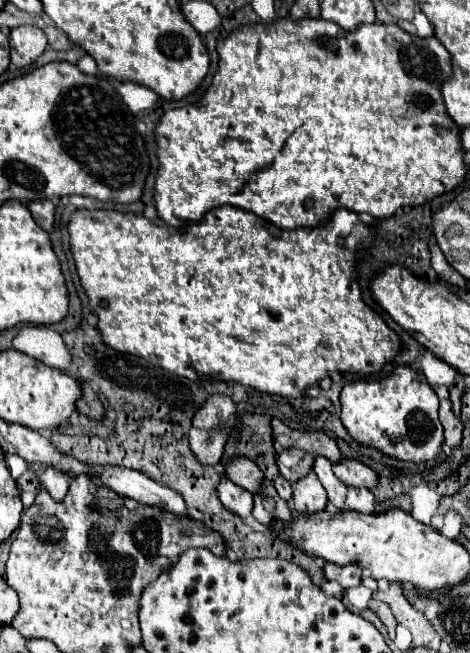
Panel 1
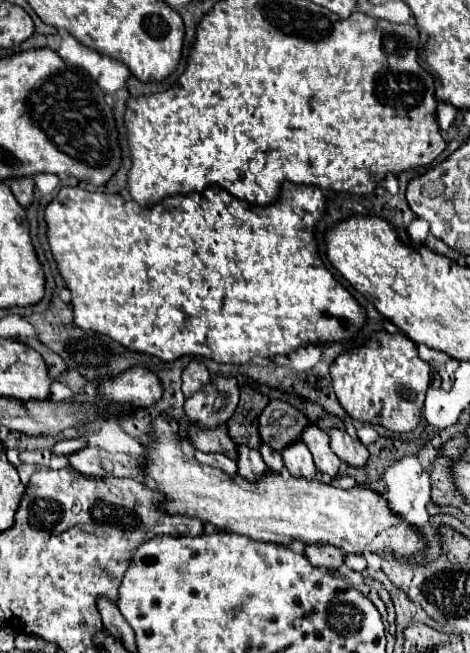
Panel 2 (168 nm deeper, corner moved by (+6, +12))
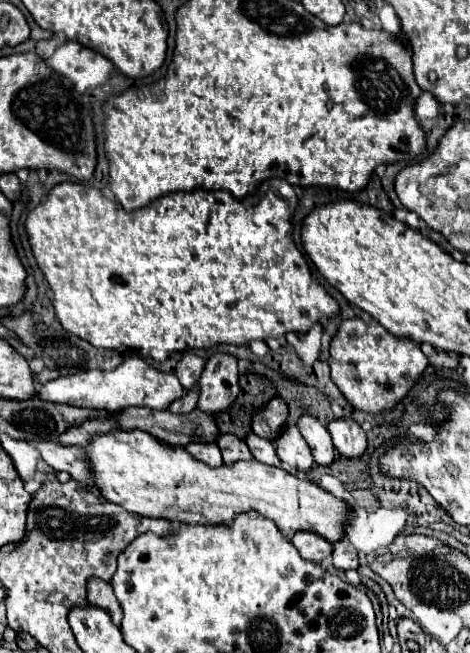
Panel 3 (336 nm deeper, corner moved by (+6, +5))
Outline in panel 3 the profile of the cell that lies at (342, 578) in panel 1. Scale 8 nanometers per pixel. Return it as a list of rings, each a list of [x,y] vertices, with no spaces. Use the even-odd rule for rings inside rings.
[[[300,531],[300,533],[294,533],[290,541],[300,551],[302,559],[310,559],[310,563],[320,563],[324,557],[332,555],[332,543],[328,543],[320,535]]]

